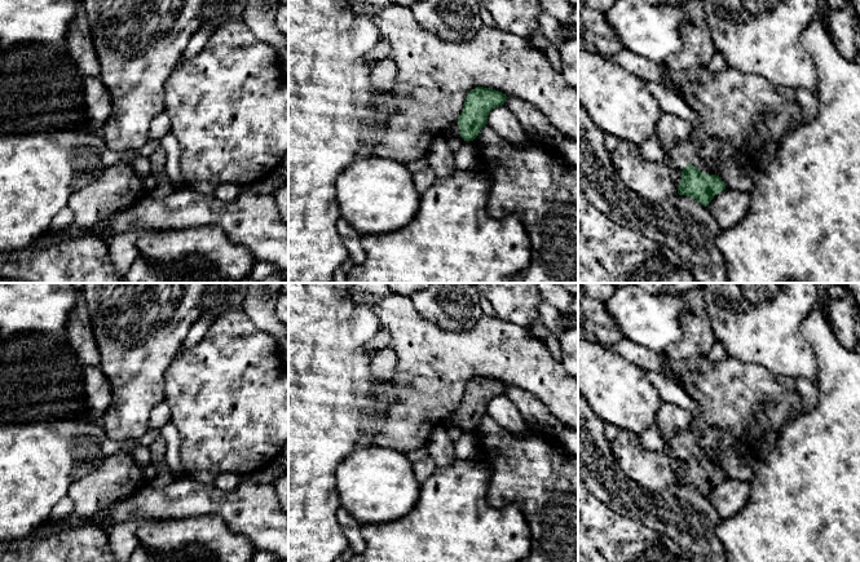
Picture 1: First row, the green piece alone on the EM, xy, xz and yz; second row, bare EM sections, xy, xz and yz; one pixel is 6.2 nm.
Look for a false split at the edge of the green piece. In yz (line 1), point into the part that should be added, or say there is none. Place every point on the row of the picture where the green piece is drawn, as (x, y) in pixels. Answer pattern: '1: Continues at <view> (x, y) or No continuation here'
1: Continues at yz (686, 151)

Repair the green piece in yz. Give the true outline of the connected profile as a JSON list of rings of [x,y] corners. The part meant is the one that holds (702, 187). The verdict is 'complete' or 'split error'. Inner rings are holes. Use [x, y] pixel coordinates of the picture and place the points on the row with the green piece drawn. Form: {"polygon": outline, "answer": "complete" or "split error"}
{"polygon": [[[691,137],[682,140],[670,150],[665,150],[675,168],[682,172],[678,194],[696,199],[709,207],[715,195],[720,194],[726,185],[722,177],[707,171],[701,159],[700,147]]], "answer": "split error"}

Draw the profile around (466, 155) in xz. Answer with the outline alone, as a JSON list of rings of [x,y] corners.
[[[464,141],[463,145],[454,152],[454,161],[458,169],[467,169],[469,165],[478,161],[475,142]]]

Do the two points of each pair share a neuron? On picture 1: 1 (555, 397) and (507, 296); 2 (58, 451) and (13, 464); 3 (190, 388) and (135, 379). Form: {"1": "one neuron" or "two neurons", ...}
{"1": "two neurons", "2": "one neuron", "3": "two neurons"}

